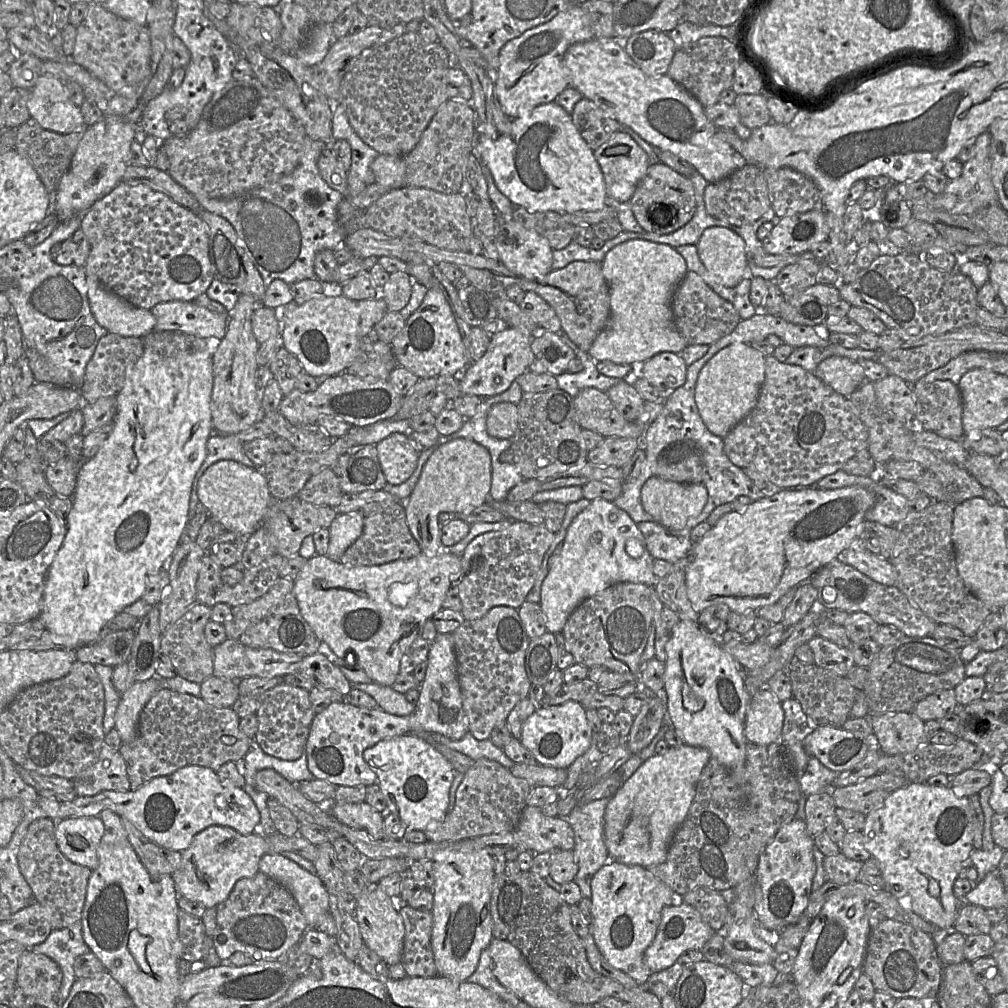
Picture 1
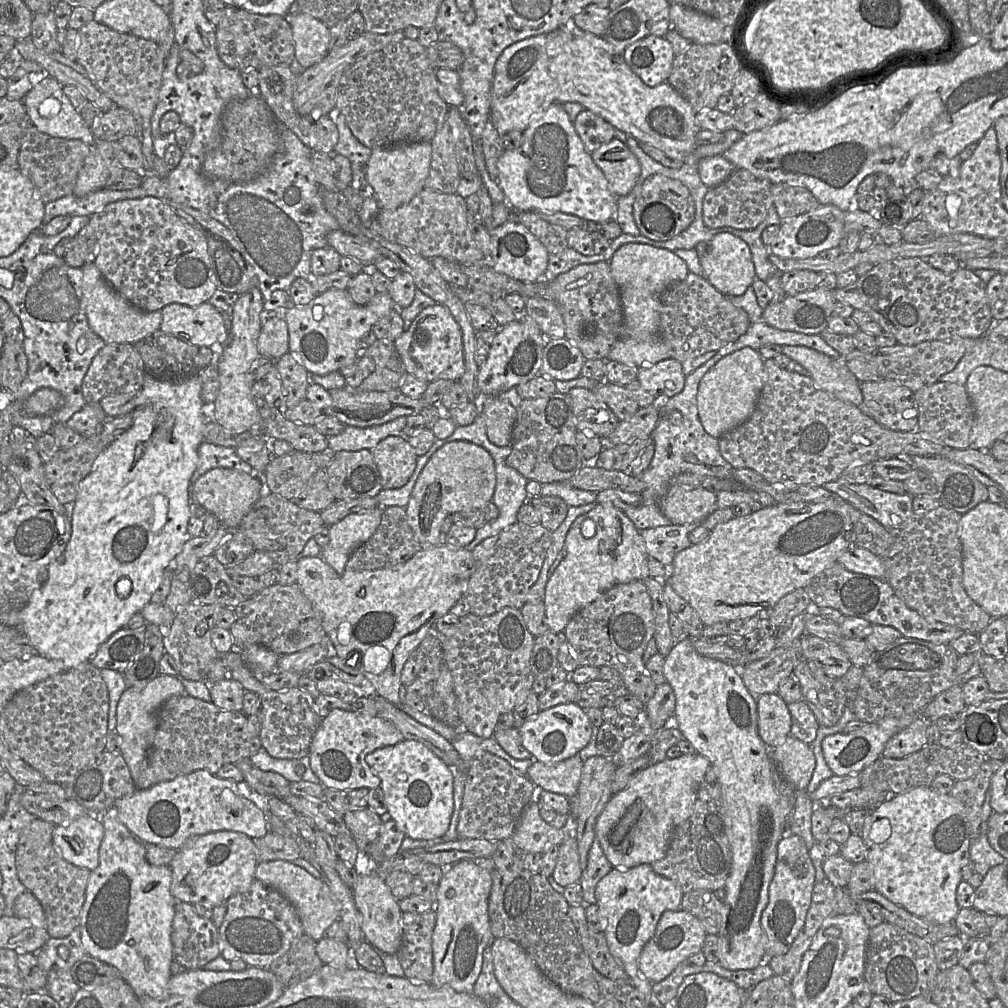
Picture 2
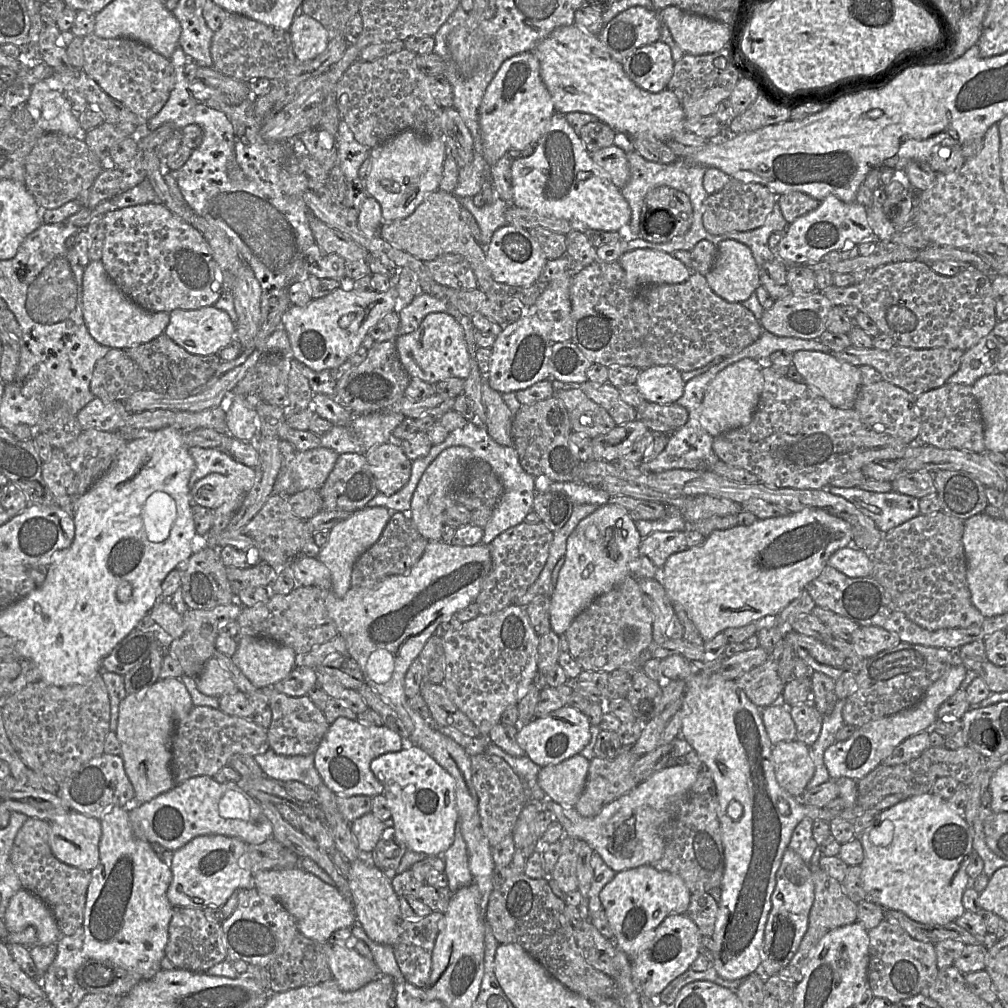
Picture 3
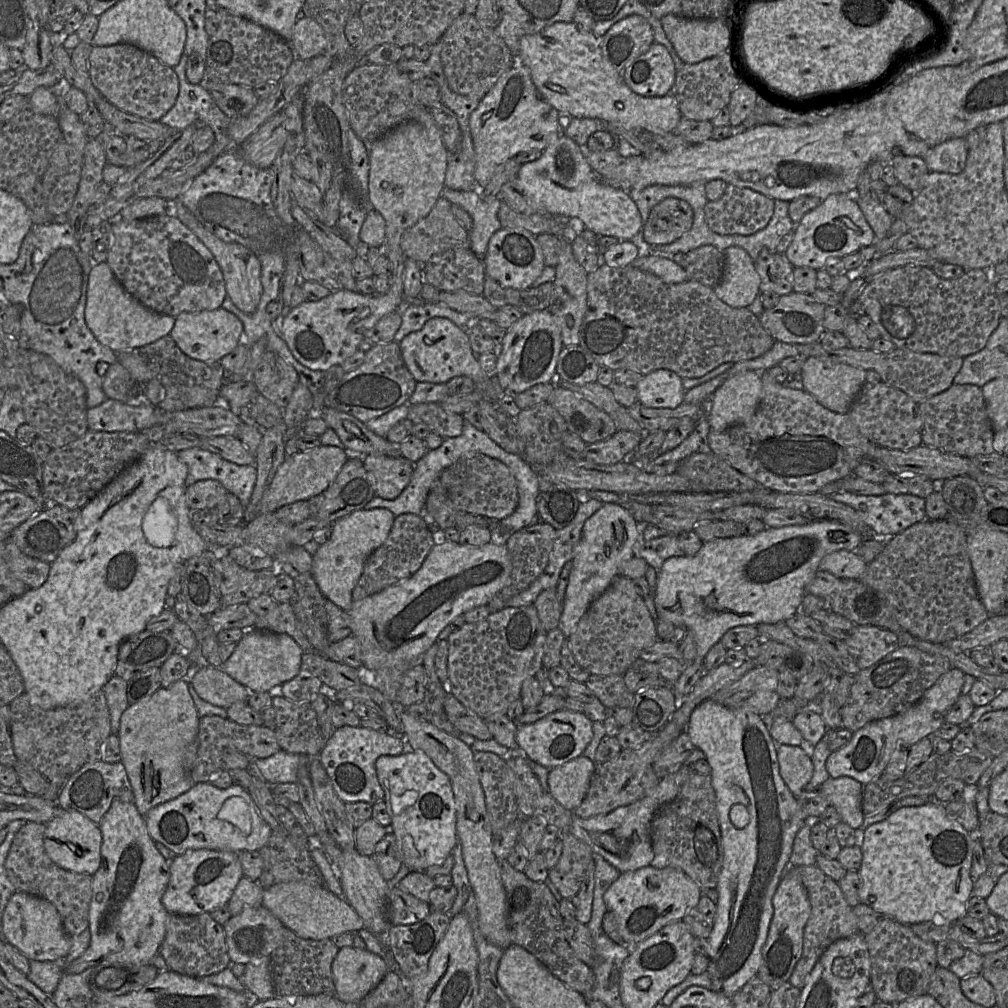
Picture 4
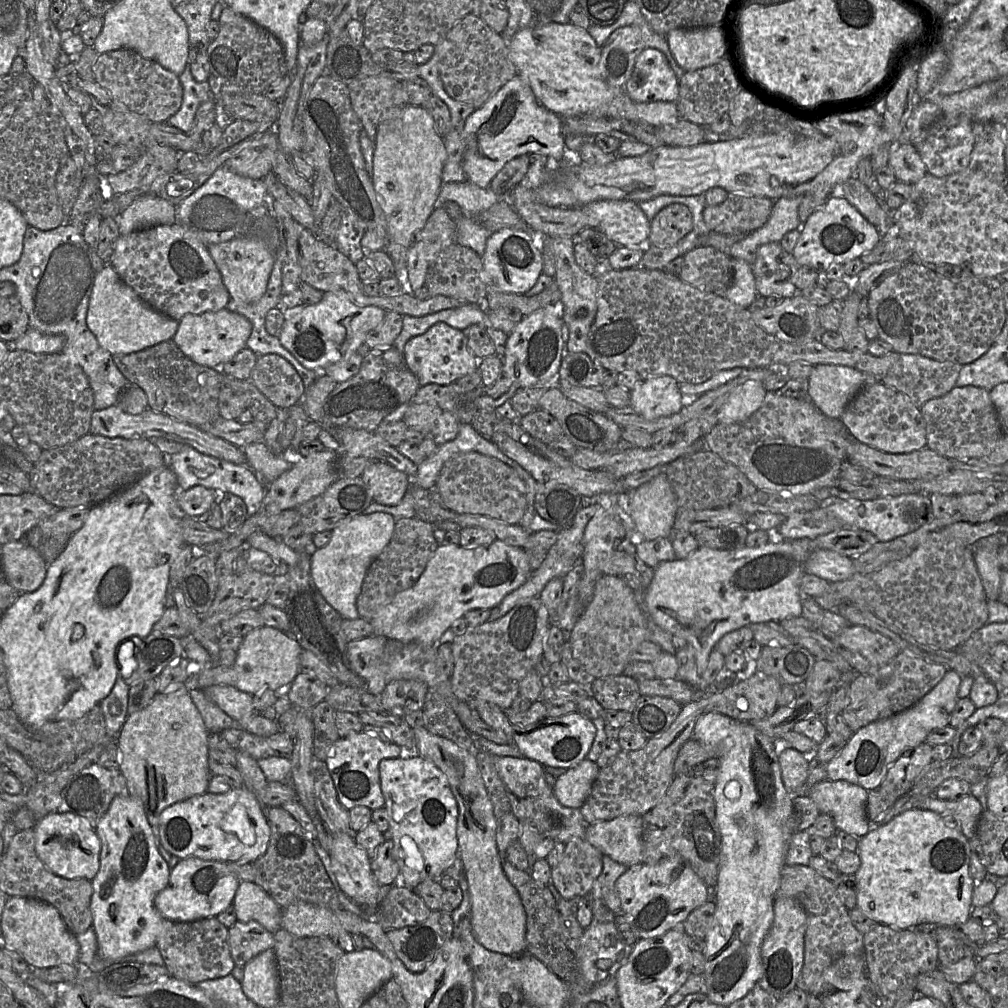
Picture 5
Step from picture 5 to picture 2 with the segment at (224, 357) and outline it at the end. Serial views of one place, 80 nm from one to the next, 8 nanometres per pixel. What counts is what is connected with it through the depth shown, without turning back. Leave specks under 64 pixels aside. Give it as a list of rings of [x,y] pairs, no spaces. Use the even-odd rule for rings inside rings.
[[[210,302],[198,306],[171,303],[160,311],[160,330],[189,344],[210,347],[229,339],[230,331],[227,331],[220,311]]]

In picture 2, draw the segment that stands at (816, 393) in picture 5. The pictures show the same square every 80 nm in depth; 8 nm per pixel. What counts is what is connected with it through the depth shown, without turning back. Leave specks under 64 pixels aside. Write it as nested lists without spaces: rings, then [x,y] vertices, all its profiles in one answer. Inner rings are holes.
[[[782,345],[782,352],[808,372],[814,384],[835,398],[861,407],[861,383],[840,358],[831,358],[811,348]]]

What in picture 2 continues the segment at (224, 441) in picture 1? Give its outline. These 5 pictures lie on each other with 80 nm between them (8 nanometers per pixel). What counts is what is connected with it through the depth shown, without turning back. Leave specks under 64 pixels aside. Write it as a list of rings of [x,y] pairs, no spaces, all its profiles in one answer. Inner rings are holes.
[[[201,442],[198,447],[198,466],[192,474],[189,482],[189,505],[199,504],[194,496],[193,487],[196,481],[213,468],[231,468],[256,476],[255,469],[242,460],[235,448],[216,445],[209,442]]]

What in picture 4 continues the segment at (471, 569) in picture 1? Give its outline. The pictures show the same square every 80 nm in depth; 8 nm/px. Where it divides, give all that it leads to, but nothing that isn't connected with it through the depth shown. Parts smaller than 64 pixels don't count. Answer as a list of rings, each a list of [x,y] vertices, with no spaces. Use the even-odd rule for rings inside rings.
[[[546,523],[529,525],[508,534],[505,537],[511,563],[511,575],[508,584],[497,592],[487,603],[490,612],[497,612],[506,607],[506,603],[515,595],[524,591],[545,569],[556,538],[556,529]]]

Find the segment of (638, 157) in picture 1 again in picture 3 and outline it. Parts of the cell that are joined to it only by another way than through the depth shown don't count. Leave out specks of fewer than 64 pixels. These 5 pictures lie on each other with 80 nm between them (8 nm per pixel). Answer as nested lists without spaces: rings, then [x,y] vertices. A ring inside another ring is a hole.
[[[616,145],[591,152],[591,158],[599,167],[609,174],[612,182],[622,189],[630,178],[627,153]]]

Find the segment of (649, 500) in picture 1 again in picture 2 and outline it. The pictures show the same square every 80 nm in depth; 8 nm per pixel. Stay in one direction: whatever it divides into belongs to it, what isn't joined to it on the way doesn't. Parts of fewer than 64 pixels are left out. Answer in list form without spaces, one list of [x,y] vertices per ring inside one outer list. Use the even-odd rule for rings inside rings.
[[[672,485],[662,501],[661,510],[672,524],[703,521],[714,512],[716,493],[706,488],[685,489]]]

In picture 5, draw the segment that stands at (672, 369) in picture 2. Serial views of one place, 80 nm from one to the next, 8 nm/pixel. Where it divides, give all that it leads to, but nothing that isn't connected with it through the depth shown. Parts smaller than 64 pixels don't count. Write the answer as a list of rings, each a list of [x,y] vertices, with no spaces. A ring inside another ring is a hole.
[[[668,375],[644,379],[630,391],[630,406],[647,420],[678,413],[685,402],[680,384]]]

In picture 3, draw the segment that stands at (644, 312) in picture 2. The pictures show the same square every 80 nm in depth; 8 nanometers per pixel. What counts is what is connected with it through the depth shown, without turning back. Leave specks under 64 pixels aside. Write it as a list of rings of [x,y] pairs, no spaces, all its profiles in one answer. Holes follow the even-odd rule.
[[[633,249],[625,252],[618,263],[630,282],[646,287],[658,284],[679,284],[692,272],[672,254],[653,249]]]

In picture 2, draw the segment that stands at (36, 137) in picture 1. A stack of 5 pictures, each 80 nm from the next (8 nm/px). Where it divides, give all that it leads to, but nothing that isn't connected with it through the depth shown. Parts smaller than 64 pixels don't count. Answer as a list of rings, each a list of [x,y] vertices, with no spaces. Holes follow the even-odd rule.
[[[29,124],[18,156],[18,168],[35,186],[43,202],[73,194],[78,173],[90,152],[90,145],[80,139],[66,139],[48,135]]]

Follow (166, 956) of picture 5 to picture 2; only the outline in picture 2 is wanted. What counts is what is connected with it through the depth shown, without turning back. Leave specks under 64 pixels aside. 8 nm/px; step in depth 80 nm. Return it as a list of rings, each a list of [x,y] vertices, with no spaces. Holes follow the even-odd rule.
[[[177,902],[172,923],[173,960],[187,970],[203,968],[221,954],[218,928],[211,920],[200,917],[192,904]]]

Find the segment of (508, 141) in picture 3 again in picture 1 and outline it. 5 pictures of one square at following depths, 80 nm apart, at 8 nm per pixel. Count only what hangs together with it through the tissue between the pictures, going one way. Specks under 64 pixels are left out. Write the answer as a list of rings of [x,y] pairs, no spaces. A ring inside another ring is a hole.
[[[574,1],[567,10],[558,13],[550,21],[525,31],[508,41],[501,49],[499,67],[495,72],[495,91],[503,112],[512,119],[529,114],[535,107],[555,102],[557,96],[571,85],[569,71],[565,65],[565,54],[575,44],[594,38],[587,14],[581,3]]]

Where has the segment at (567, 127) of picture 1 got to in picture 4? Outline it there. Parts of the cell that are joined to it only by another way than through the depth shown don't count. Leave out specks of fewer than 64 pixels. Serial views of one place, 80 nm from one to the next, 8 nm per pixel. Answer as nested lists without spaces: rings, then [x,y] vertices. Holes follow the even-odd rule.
[[[563,130],[562,132],[557,136],[557,138],[555,138],[554,141],[552,141],[547,147],[546,149],[542,152],[542,155],[539,159],[529,162],[529,163],[524,163],[521,165],[521,168],[519,170],[519,173],[517,175],[517,180],[521,185],[521,188],[523,190],[523,193],[525,195],[525,197],[527,198],[527,200],[529,201],[529,203],[533,206],[533,207],[537,207],[537,209],[539,209],[540,211],[538,211],[538,213],[548,213],[551,214],[553,216],[565,216],[565,217],[569,217],[572,220],[576,220],[577,222],[579,222],[579,224],[585,228],[588,228],[590,230],[592,230],[593,232],[597,233],[597,234],[601,234],[604,236],[611,236],[611,237],[615,237],[617,239],[619,239],[620,241],[631,241],[631,239],[638,234],[642,229],[643,229],[643,222],[642,222],[642,218],[640,215],[640,212],[637,208],[637,205],[635,204],[635,202],[632,200],[632,198],[628,195],[628,191],[625,191],[621,188],[617,188],[614,186],[611,186],[609,184],[607,184],[589,165],[589,163],[587,162],[582,149],[579,145],[577,145],[572,139],[570,139],[569,137],[567,137]]]

